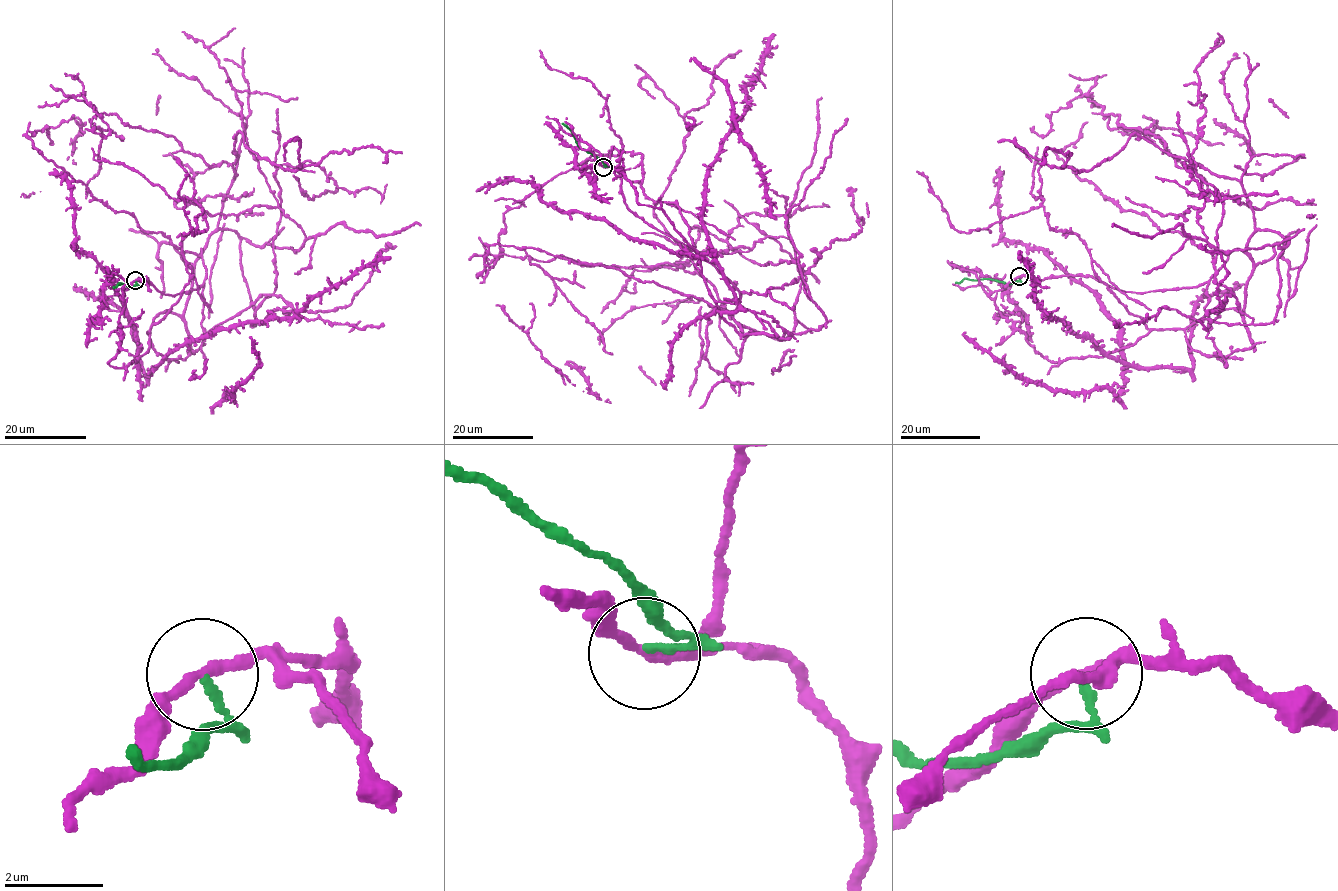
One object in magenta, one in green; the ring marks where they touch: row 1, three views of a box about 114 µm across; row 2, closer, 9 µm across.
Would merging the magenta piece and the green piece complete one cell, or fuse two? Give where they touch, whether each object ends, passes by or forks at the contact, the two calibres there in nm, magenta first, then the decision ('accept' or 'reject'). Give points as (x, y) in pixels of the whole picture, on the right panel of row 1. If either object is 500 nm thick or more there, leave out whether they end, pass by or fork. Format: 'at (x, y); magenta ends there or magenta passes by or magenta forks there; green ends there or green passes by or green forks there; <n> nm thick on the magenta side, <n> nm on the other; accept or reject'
at (1019, 276); magenta passes by; green ends there; 170 nm thick on the magenta side, 140 nm on the other; reject

